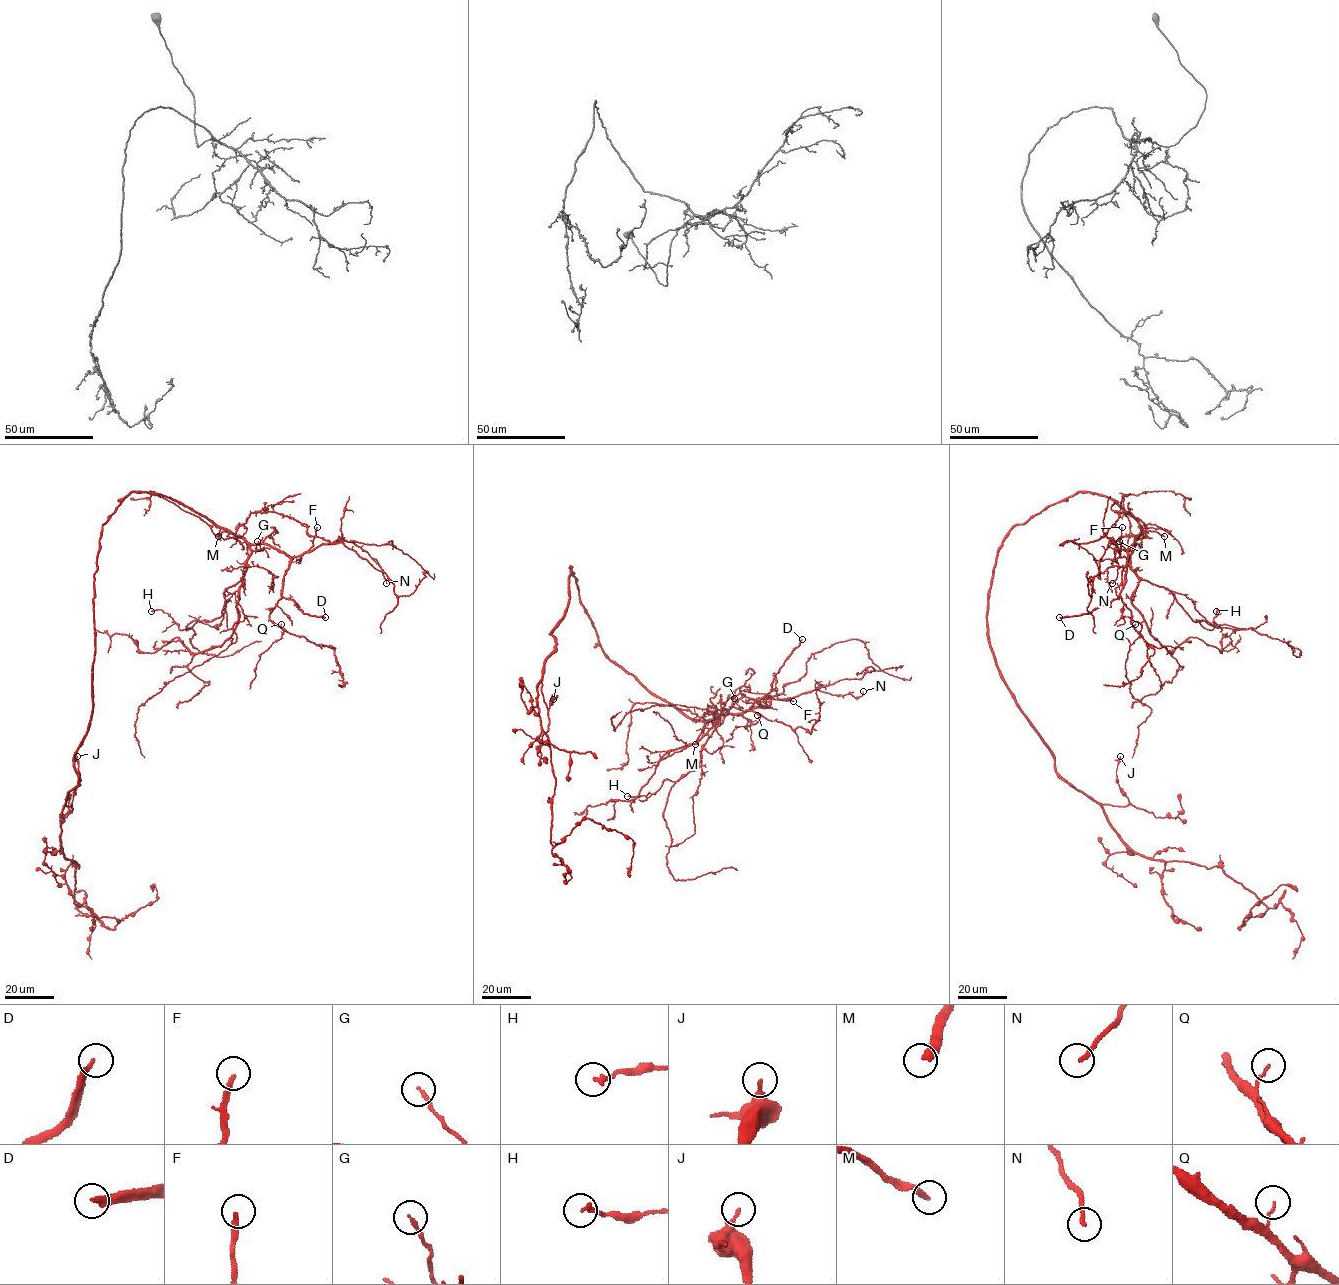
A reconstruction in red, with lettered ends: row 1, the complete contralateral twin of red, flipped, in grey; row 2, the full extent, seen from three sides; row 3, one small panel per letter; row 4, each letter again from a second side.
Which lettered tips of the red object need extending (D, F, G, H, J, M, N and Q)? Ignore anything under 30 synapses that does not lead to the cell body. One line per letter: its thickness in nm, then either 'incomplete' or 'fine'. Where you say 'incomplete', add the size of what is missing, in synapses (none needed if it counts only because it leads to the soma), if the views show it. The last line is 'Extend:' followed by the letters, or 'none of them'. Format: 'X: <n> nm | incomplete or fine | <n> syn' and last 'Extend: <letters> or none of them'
D: 220 nm | incomplete | 110 syn
F: 220 nm | fine
G: 160 nm | fine
H: 190 nm | fine
J: 260 nm | fine
M: 300 nm | incomplete | 60 syn
N: 170 nm | fine
Q: 100 nm | fine
Extend: D, M

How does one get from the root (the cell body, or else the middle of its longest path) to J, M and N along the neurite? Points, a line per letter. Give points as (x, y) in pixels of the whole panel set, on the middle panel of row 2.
J: (571, 569), (568, 605), (551, 631), (555, 646), (545, 661), (541, 680), (548, 708), (553, 699)
M: (571, 569), (579, 602), (595, 630), (603, 652), (651, 692), (691, 718), (703, 721), (702, 733), (695, 744)
N: (571, 569), (605, 655), (693, 719), (743, 713), (814, 690), (855, 698), (863, 691)

